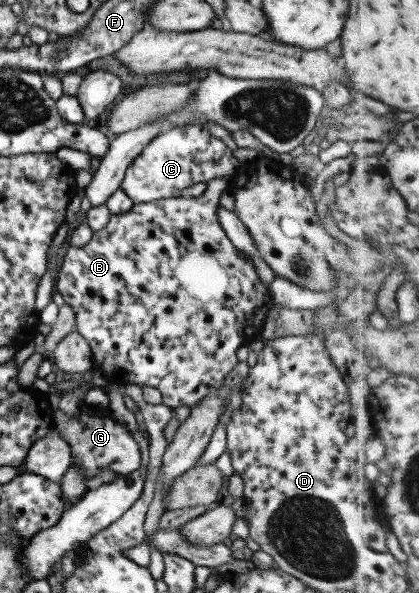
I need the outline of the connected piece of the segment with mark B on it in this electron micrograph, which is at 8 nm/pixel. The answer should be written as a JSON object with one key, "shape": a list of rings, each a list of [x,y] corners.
{"shape":[[[220,177],[217,179],[212,179],[208,181],[206,190],[199,197],[170,197],[167,199],[152,201],[144,204],[133,204],[132,208],[124,214],[119,215],[110,215],[109,220],[106,222],[106,226],[99,231],[93,233],[92,238],[86,245],[83,247],[72,247],[69,246],[62,257],[61,263],[59,263],[60,267],[57,267],[57,271],[54,273],[54,292],[60,293],[62,295],[62,299],[64,300],[64,304],[69,306],[69,309],[73,312],[73,316],[75,319],[75,332],[78,335],[84,337],[87,340],[88,345],[90,347],[91,355],[92,355],[92,365],[91,369],[96,369],[96,371],[100,371],[102,373],[102,377],[106,379],[107,383],[116,383],[116,385],[138,385],[140,387],[154,387],[161,393],[161,403],[167,405],[168,407],[182,407],[182,405],[186,405],[186,407],[192,408],[200,399],[204,399],[208,393],[212,393],[212,391],[216,391],[220,385],[222,385],[222,381],[224,381],[226,375],[232,371],[234,365],[238,362],[236,360],[236,355],[234,352],[237,347],[240,345],[248,345],[253,340],[260,338],[260,322],[262,318],[266,315],[267,309],[272,309],[274,306],[271,301],[271,295],[268,291],[268,284],[262,282],[256,271],[254,270],[254,265],[252,264],[252,260],[240,257],[240,254],[236,254],[237,249],[231,245],[231,242],[226,238],[224,231],[220,225],[220,221],[218,221],[217,209],[219,207],[218,201],[220,195],[224,189],[229,189],[230,177]]]}

